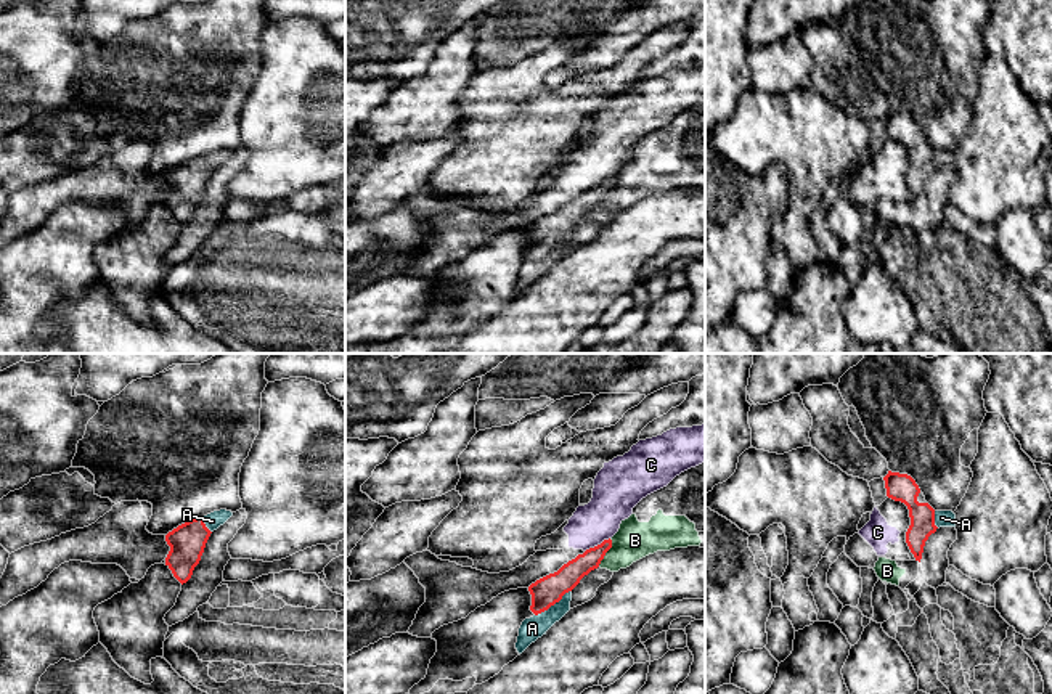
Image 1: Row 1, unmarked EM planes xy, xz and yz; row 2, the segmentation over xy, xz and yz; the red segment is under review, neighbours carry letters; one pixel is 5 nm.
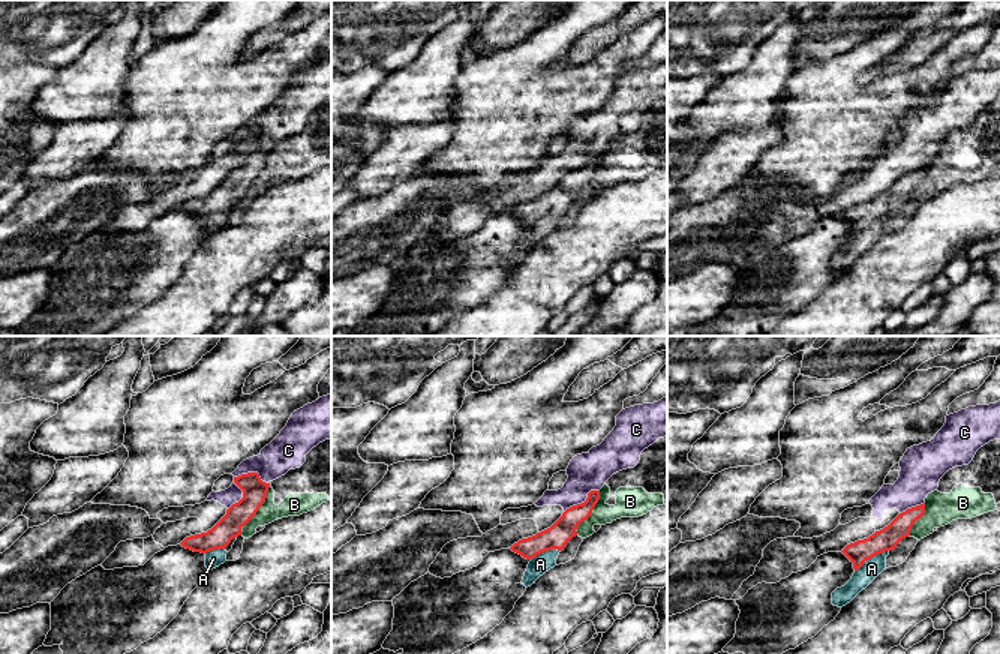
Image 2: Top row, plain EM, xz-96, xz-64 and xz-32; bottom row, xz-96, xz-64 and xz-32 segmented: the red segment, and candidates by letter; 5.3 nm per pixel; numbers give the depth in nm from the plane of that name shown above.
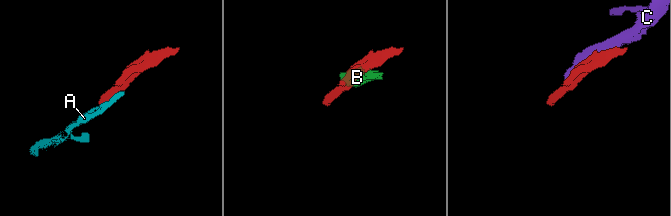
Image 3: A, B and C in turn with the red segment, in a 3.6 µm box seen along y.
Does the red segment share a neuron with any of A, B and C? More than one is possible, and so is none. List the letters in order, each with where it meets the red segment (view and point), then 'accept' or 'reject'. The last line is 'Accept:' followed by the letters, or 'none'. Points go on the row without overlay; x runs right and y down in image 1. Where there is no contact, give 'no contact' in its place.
A: meets red in xz at (553, 244); accept
B: meets red in xz at (606, 191); reject
C: meets red in xz at (598, 185); reject
Accept: A

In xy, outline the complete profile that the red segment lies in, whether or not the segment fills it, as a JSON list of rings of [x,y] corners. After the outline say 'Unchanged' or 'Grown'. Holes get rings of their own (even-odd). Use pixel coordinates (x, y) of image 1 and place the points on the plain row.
[[[226,149],[214,151],[204,157],[191,159],[165,175],[165,182],[170,186],[165,206],[181,225],[191,218],[210,174],[231,156],[233,153]]]. Grown

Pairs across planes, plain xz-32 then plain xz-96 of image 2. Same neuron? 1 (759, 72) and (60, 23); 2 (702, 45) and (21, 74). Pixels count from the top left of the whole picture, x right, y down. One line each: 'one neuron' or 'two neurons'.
1: two neurons
2: two neurons

